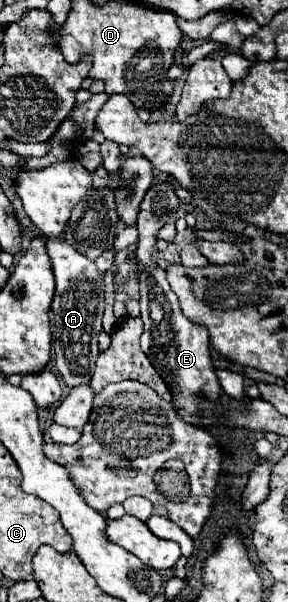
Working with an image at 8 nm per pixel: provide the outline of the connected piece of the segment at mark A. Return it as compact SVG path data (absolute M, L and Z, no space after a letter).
M49 239L47 241L49 259L53 265L57 291L53 297L53 351L55 351L55 365L69 387L83 385L89 381L95 361L97 361L97 337L101 333L101 319L105 309L105 285L103 273L99 273L97 265L81 255L75 247L67 241Z

